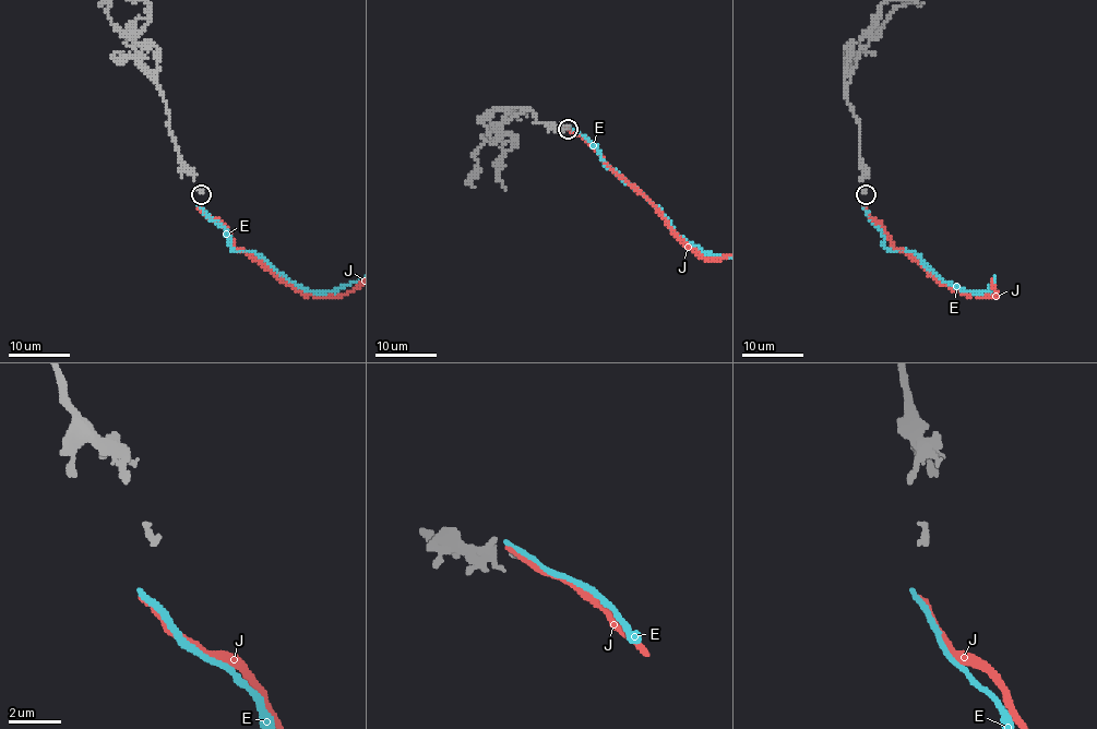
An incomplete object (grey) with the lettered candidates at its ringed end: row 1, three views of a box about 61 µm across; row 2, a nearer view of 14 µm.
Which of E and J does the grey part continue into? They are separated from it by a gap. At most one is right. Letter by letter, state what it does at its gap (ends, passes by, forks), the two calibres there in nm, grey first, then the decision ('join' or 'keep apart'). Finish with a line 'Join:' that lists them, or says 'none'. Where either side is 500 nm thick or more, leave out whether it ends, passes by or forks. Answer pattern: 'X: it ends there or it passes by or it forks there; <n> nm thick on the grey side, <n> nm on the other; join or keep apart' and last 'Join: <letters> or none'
E: it ends there; 240 nm thick on the grey side, 200 nm on the other; keep apart
J: it ends there; 240 nm thick on the grey side, 220 nm on the other; keep apart
Join: none

